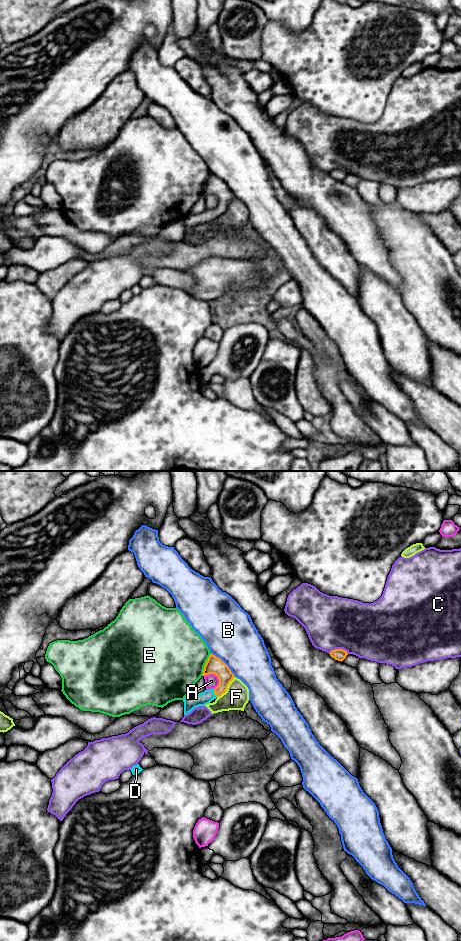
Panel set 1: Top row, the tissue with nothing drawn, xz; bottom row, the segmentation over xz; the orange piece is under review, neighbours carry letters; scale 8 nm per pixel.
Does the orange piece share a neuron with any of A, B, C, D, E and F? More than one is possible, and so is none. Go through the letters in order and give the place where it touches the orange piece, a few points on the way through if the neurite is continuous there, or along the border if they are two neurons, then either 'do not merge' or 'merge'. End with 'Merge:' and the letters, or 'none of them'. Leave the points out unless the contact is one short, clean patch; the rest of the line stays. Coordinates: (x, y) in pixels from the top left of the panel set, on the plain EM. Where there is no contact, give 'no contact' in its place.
A: contact xz (217, 196); do not merge
B: contact xz (224, 183); do not merge
C: contact xz (339, 169); do not merge
D: contact xz (214, 213); way xz (214, 185), (222, 193), (214, 213), (192, 221); merge
E: contact xz (205, 184); do not merge
F: contact xz (226, 208); do not merge
Merge: D

